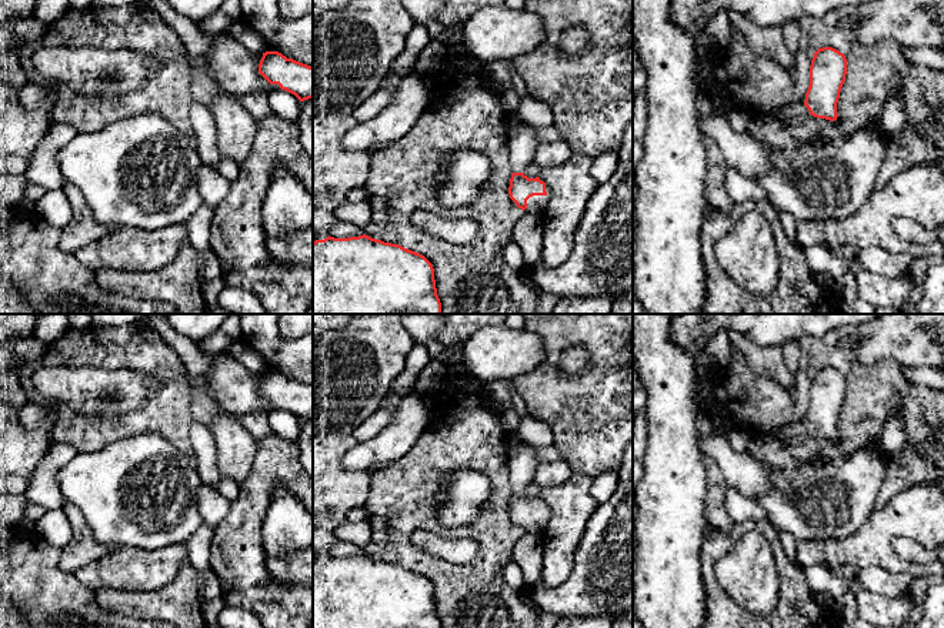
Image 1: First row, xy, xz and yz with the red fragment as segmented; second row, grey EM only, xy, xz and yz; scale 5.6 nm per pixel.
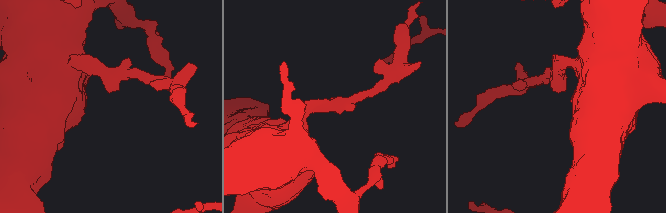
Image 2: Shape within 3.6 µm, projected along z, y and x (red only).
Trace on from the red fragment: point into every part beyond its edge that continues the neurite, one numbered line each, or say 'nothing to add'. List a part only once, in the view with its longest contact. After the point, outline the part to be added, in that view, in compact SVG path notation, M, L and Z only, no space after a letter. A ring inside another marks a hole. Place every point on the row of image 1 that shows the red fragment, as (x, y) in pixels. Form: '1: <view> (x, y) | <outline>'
1: xz (523, 144) | M520 118L517 130L507 144L513 171L524 173L524 170L533 163L538 146L536 127Z
2: xz (536, 204) | M546 186L546 191L547 191L546 196L533 196L533 197L530 197L527 200L527 208L524 210L524 213L541 217L543 213L544 213L544 207L550 200L550 190L548 190L547 186Z

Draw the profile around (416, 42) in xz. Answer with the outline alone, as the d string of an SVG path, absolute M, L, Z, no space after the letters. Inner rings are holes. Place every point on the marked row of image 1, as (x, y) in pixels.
M416 23L414 29L406 39L404 50L390 66L390 70L380 87L387 86L393 77L407 70L417 70L418 56L431 40L433 39L427 27Z

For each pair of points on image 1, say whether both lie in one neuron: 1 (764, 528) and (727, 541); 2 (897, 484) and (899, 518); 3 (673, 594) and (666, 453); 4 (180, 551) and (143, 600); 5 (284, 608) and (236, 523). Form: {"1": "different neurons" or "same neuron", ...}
{"1": "same neuron", "2": "different neurons", "3": "same neuron", "4": "different neurons", "5": "same neuron"}

